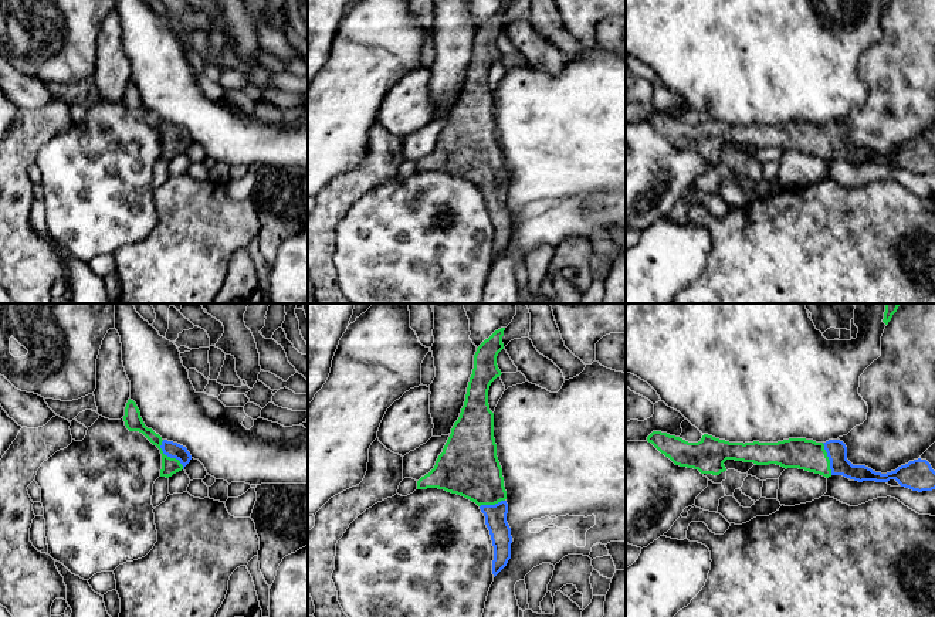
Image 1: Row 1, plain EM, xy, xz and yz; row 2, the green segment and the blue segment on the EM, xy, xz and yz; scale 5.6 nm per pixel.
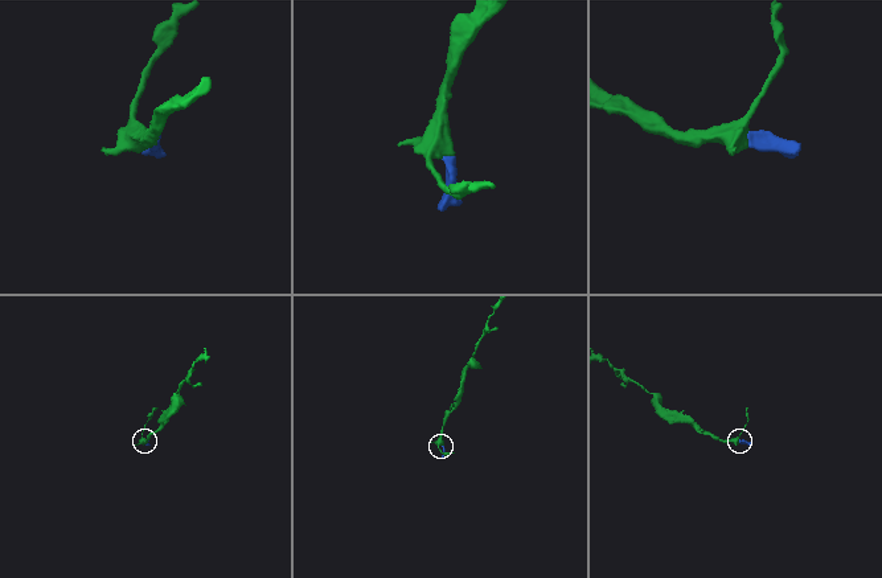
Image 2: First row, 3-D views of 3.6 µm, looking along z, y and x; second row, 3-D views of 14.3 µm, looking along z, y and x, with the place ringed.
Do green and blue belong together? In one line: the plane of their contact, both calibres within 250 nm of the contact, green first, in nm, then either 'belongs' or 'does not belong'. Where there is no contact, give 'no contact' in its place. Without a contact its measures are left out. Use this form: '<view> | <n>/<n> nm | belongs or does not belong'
xy | 100/90 nm | belongs

